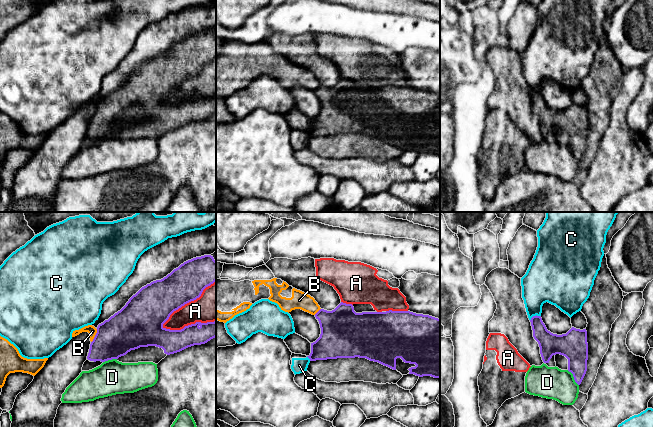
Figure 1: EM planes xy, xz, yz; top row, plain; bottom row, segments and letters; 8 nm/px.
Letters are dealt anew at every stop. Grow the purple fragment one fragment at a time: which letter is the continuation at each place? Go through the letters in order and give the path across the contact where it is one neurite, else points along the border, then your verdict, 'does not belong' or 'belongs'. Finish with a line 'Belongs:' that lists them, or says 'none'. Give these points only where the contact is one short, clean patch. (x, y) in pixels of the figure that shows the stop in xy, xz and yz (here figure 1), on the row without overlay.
A: does not belong
B: border along xy (97, 105), (91, 118); does not belong
C: does not belong
D: does not belong
Belongs: none

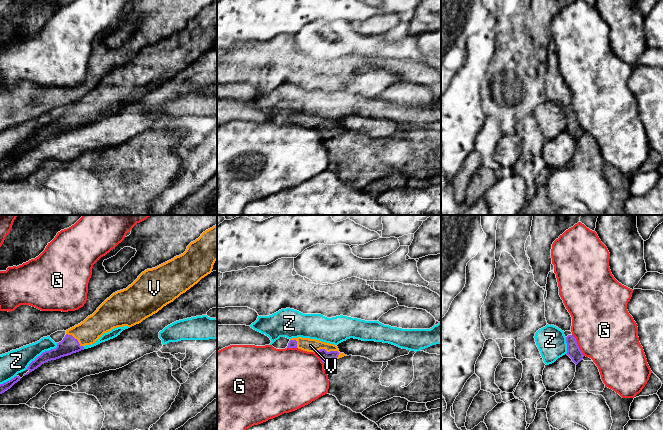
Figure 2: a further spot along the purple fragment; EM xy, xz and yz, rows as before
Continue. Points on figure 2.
G: does not belong
V: runs through xz (326, 133), (326, 127), (310, 121); belongs
Z: does not belong
Belongs: V

